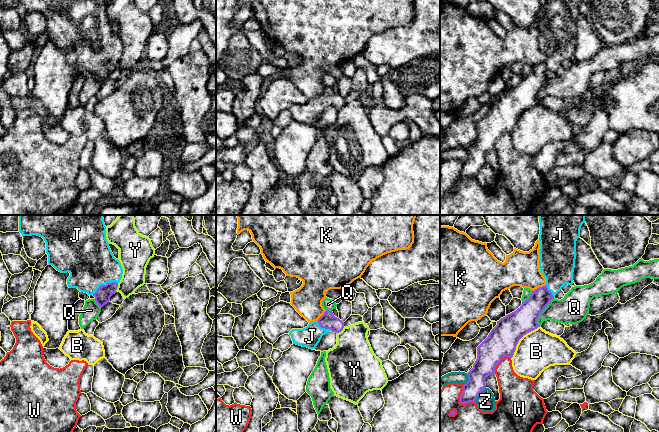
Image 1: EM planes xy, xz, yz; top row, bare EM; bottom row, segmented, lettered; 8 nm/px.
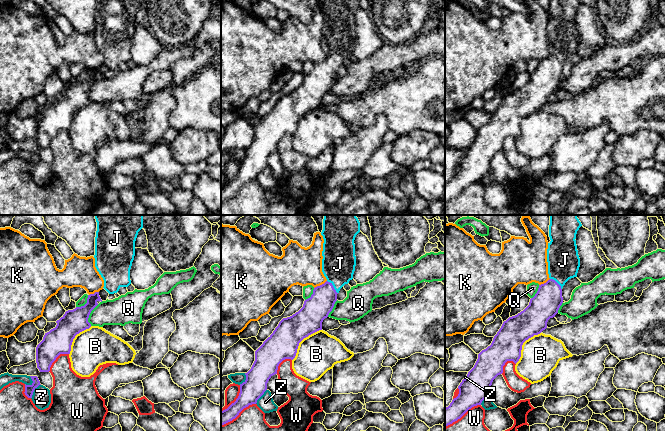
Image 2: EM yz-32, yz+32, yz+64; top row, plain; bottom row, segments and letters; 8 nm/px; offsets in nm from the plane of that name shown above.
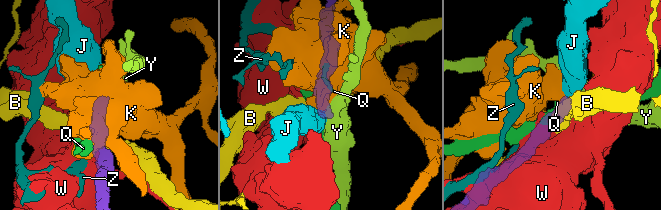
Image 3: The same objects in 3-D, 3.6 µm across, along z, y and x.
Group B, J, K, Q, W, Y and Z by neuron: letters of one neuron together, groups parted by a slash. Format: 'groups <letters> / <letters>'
groups B / J / K / Q / W / Y / Z

